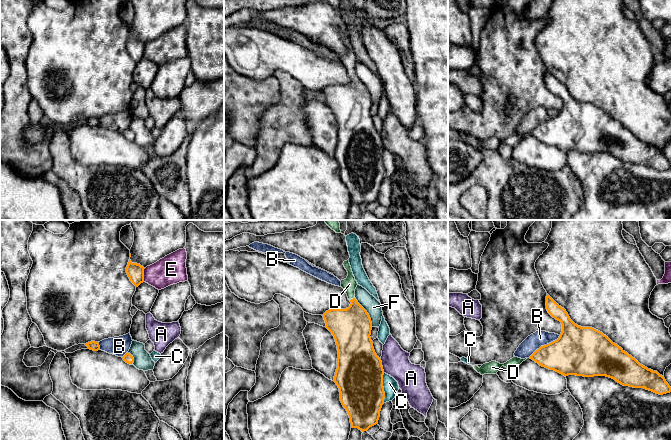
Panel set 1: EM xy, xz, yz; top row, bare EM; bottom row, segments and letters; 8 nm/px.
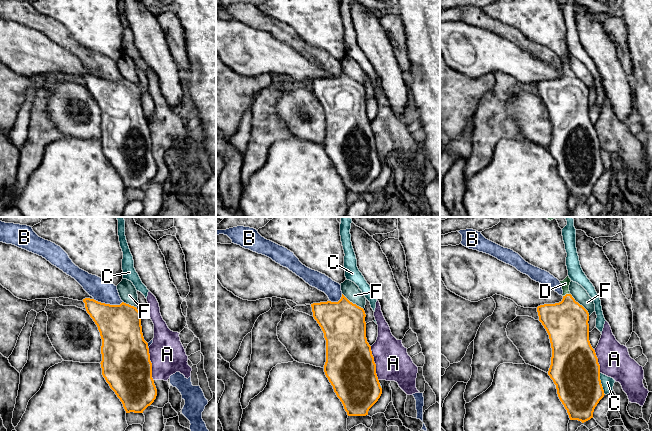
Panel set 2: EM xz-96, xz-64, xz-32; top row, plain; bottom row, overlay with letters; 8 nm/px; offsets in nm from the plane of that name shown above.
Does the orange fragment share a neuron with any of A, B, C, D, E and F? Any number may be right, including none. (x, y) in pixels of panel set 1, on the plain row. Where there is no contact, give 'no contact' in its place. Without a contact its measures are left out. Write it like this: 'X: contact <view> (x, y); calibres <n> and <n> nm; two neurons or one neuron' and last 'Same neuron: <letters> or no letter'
A: contact xz (382, 142); calibres 380 and 220 nm; two neurons
B: contact yz (544, 121); calibres 360 and 130 nm; two neurons
C: contact xz (383, 164); calibres 380 and 120 nm; two neurons
D: contact xz (353, 74); calibres 320 and 120 nm; one neuron
E: contact xy (143, 51); calibres 140 and 240 nm; two neurons
F: contact xz (367, 89); calibres 320 and 130 nm; two neurons
Same neuron: D

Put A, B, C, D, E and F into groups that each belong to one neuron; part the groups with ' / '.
A / B / C / D / E / F

